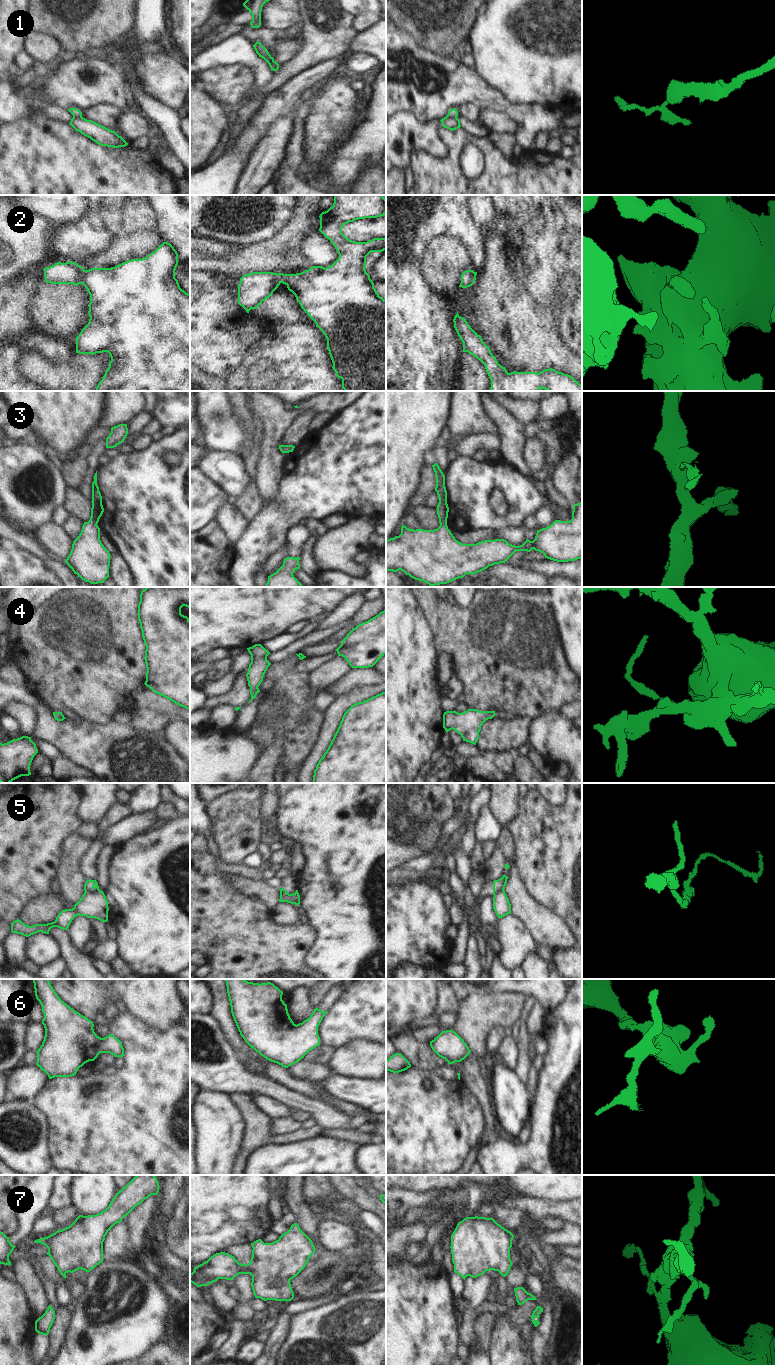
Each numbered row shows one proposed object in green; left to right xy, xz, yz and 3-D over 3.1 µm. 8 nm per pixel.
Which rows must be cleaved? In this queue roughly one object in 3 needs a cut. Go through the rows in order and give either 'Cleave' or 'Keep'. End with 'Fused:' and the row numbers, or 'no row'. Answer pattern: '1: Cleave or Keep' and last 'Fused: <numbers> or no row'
1: Cleave
2: Keep
3: Keep
4: Keep
5: Cleave
6: Keep
7: Keep
Fused: 1, 5

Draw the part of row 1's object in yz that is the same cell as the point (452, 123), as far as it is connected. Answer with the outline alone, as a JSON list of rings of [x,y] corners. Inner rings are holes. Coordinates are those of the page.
[[[446,116],[443,119],[441,119],[440,121],[444,128],[447,128],[451,131],[456,130],[461,127],[460,120],[457,117]]]

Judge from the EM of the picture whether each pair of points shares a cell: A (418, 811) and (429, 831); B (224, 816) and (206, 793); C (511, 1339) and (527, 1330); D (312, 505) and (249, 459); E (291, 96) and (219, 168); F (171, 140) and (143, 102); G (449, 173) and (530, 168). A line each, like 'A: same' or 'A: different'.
A: different
B: different
C: different
D: different
E: same
F: same
G: same

